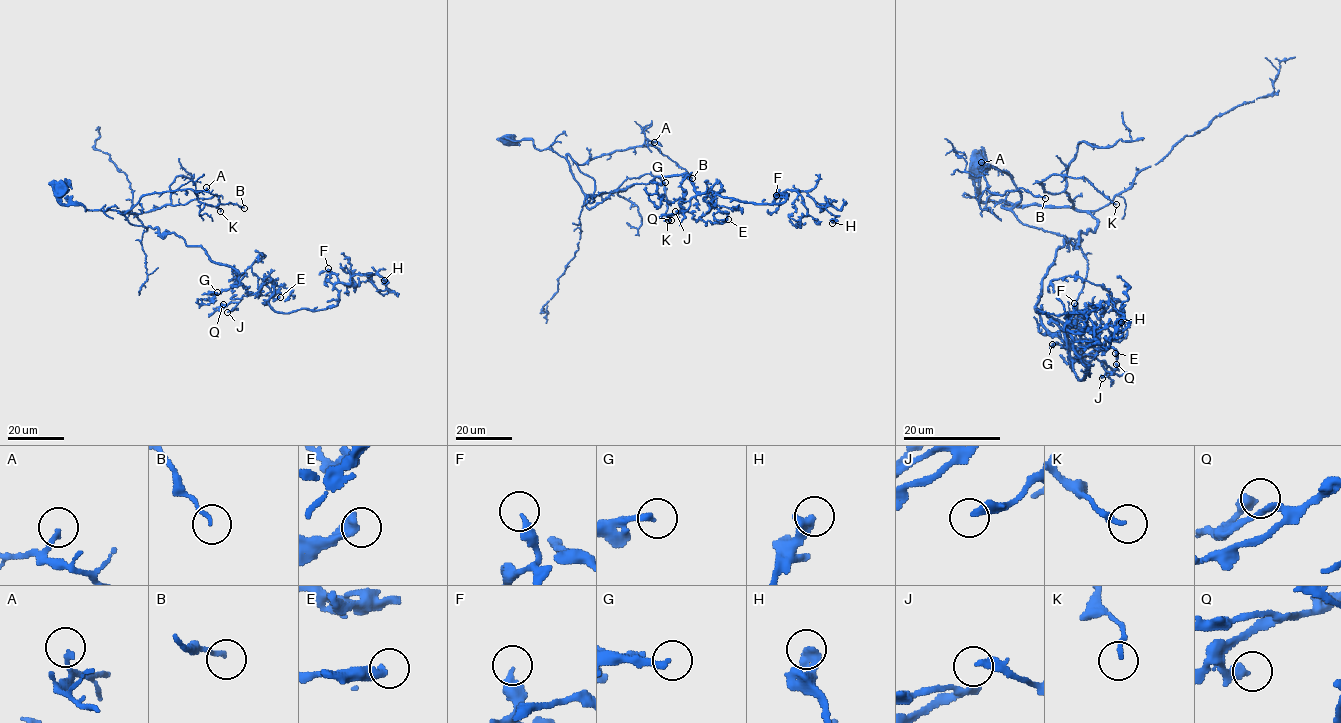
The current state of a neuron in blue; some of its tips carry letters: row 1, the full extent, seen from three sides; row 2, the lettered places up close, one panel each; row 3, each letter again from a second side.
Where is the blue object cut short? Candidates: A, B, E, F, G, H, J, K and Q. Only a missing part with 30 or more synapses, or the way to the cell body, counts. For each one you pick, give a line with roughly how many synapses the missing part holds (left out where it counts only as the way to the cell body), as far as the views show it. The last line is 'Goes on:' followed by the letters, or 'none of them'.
Goes on: none of them

